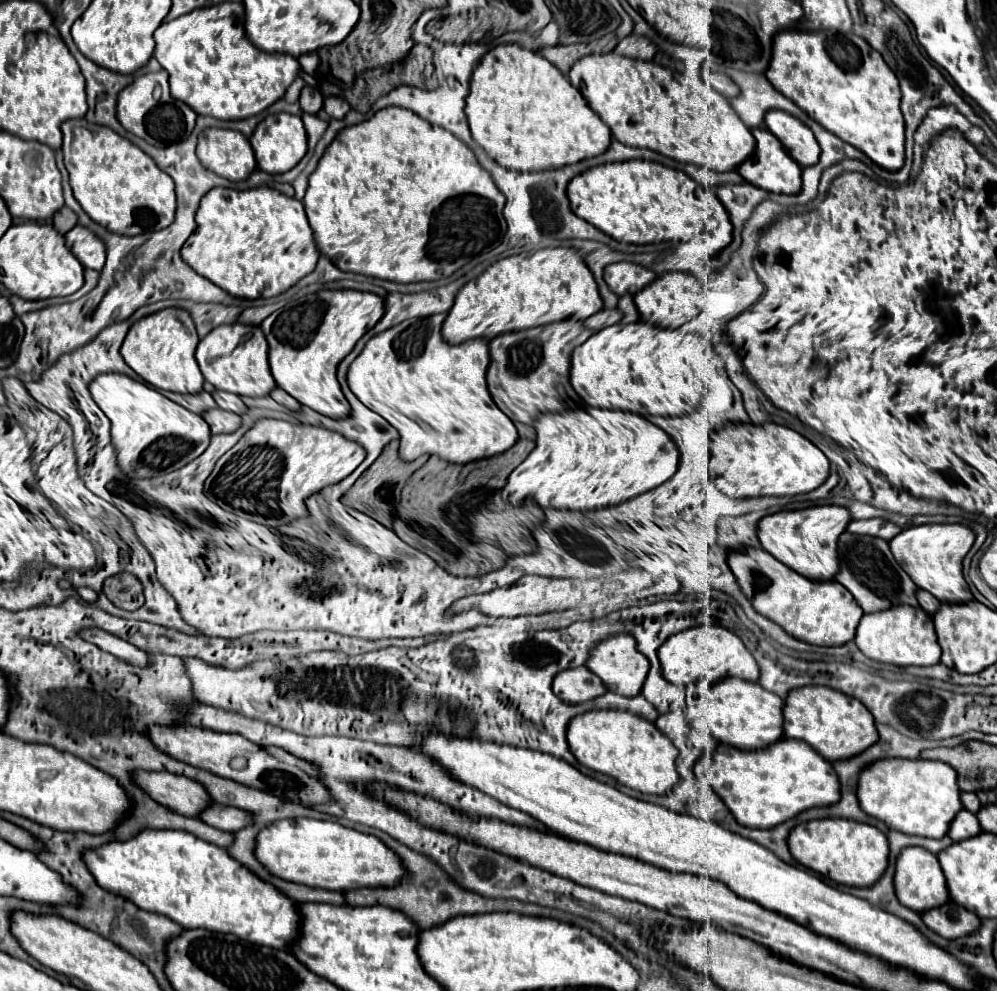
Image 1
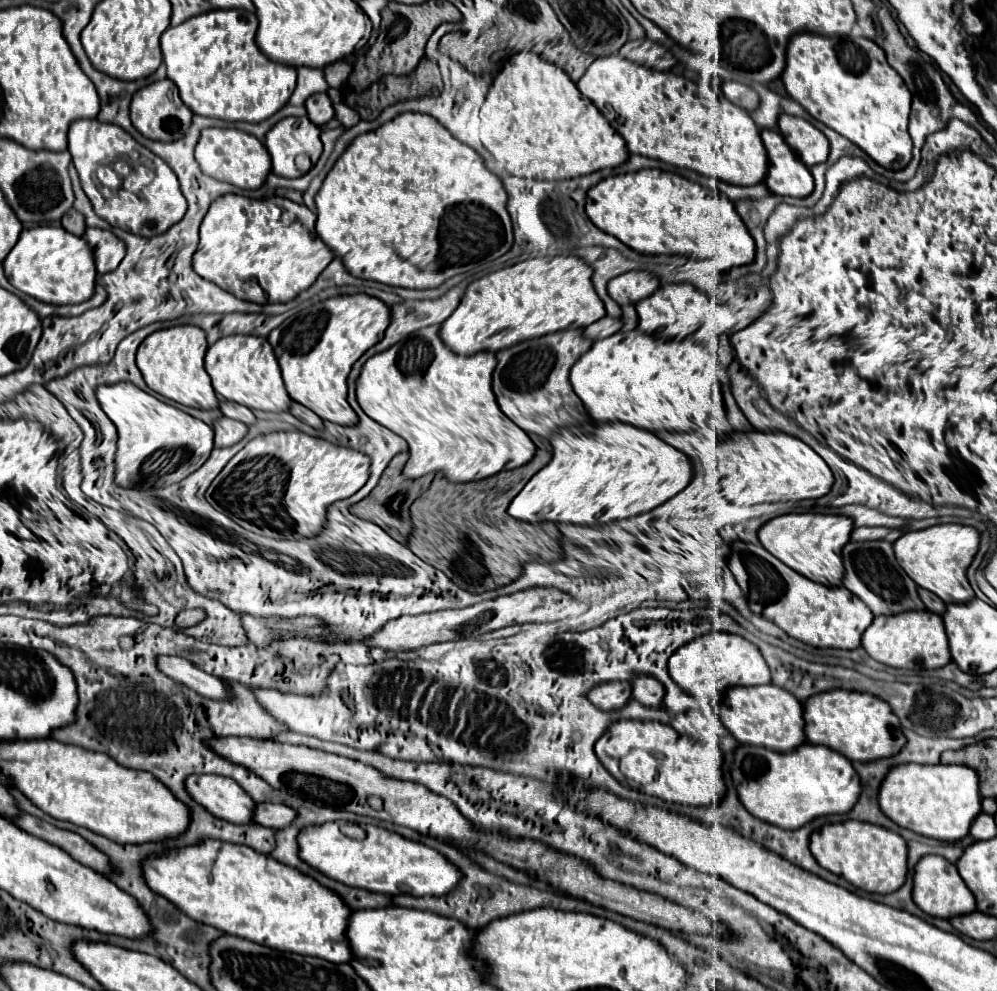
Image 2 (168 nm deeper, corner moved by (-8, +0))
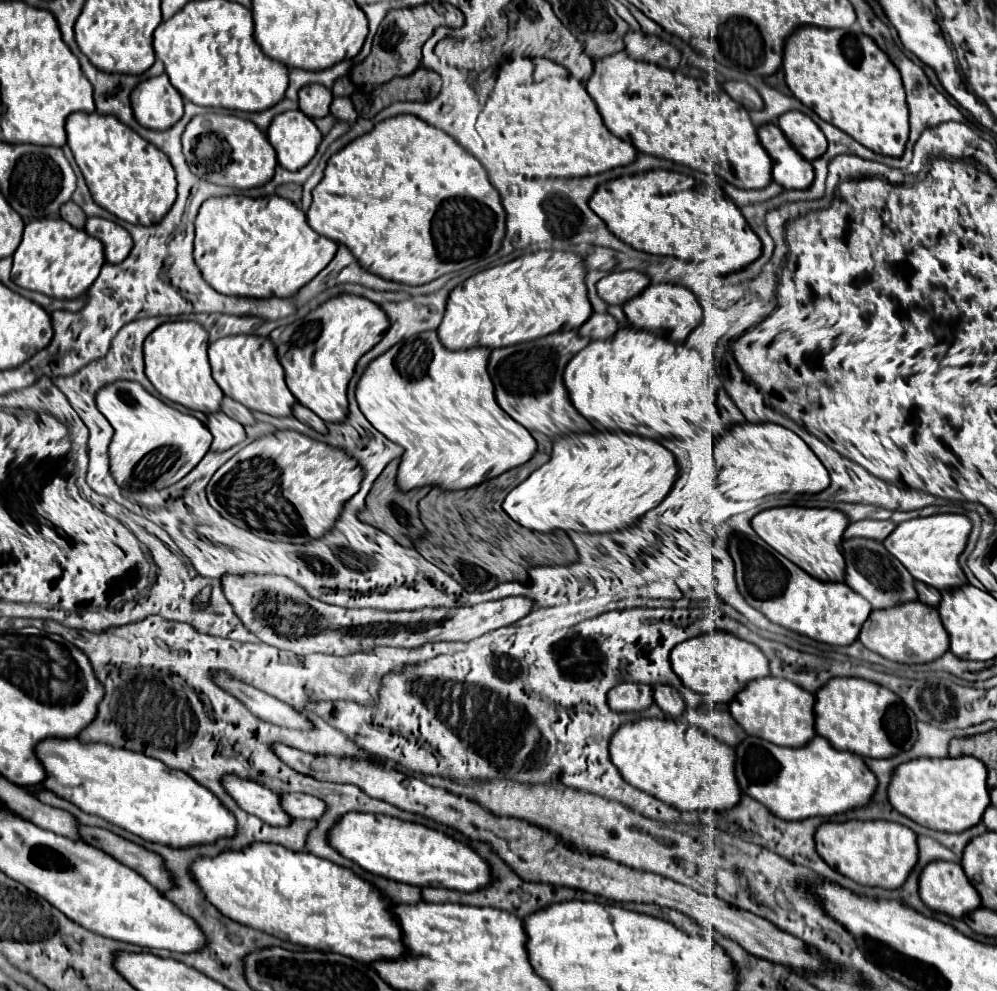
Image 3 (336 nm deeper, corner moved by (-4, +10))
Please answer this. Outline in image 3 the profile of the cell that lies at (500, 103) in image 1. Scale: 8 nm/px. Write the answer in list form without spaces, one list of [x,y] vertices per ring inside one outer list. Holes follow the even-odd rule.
[[[518,58],[502,66],[496,86],[484,104],[478,122],[478,134],[482,136],[488,152],[500,160],[508,172],[528,178],[584,178],[608,172],[618,166],[628,166],[636,160],[636,150],[618,136],[610,134],[602,122],[596,102],[586,92],[584,84],[574,80],[566,68],[542,58]]]

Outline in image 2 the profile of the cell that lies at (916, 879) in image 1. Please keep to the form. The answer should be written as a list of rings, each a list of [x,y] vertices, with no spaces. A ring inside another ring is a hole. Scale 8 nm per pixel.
[[[940,856],[920,858],[920,862],[916,864],[916,872],[914,872],[912,898],[926,914],[938,916],[938,918],[952,918],[954,914],[968,914],[970,910],[976,908],[974,896],[964,886],[956,866],[952,862],[948,862],[946,858],[940,858]]]

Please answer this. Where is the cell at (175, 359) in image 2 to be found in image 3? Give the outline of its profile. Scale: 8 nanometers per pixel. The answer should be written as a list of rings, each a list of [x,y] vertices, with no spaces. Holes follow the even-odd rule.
[[[166,322],[158,326],[144,344],[146,376],[160,396],[184,408],[214,414],[224,398],[212,378],[208,364],[208,332],[198,322]]]

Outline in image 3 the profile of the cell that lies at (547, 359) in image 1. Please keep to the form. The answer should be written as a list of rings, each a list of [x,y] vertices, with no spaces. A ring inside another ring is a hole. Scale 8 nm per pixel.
[[[578,330],[556,332],[526,344],[516,344],[508,348],[496,348],[490,354],[488,372],[496,388],[496,400],[500,408],[510,414],[516,422],[520,422],[530,432],[542,432],[548,438],[568,436],[568,434],[592,434],[594,428],[576,412],[576,408],[568,400],[566,386],[562,382],[562,374],[566,364],[574,354],[584,350],[590,344]]]

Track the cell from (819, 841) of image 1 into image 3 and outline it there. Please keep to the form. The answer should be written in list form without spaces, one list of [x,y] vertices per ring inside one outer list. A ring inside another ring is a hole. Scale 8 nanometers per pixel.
[[[848,820],[822,824],[816,832],[816,850],[822,860],[830,864],[830,868],[848,876],[850,880],[862,886],[878,886],[888,890],[900,888],[918,862],[916,834],[906,826],[886,820]]]

